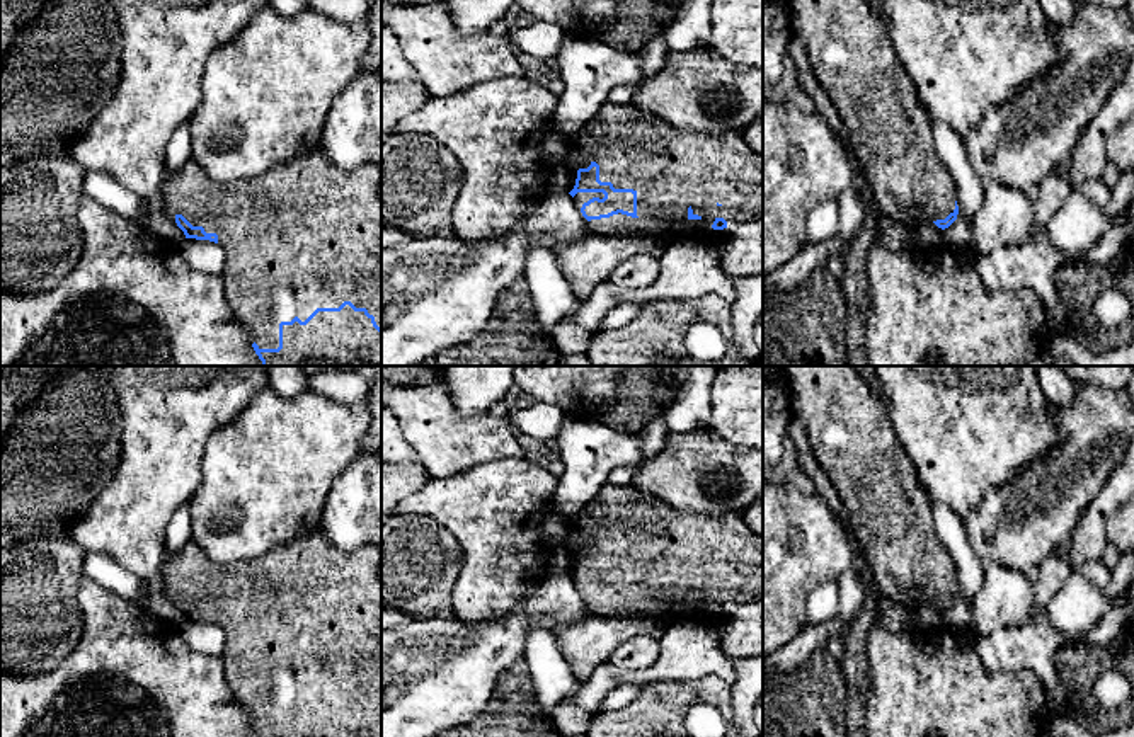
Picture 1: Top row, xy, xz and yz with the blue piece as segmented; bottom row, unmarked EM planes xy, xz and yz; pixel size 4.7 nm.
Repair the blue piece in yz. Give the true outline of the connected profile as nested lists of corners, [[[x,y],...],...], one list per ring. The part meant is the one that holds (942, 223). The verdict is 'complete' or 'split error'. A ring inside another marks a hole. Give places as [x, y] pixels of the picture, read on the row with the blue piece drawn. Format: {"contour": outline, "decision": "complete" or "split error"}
{"contour": [[[790,0],[790,5],[814,77],[838,109],[879,214],[909,230],[926,221],[948,228],[959,214],[955,180],[936,153],[928,112],[880,15],[865,0]]], "decision": "split error"}

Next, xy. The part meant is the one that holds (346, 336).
{"contour": [[[320,150],[274,167],[269,172],[237,180],[220,187],[204,169],[192,158],[175,170],[162,184],[163,204],[175,216],[177,226],[186,238],[209,240],[218,243],[226,255],[221,272],[228,305],[254,342],[252,347],[262,366],[381,366],[381,194],[380,170],[376,165],[363,165],[358,170],[337,170]]], "decision": "split error"}

